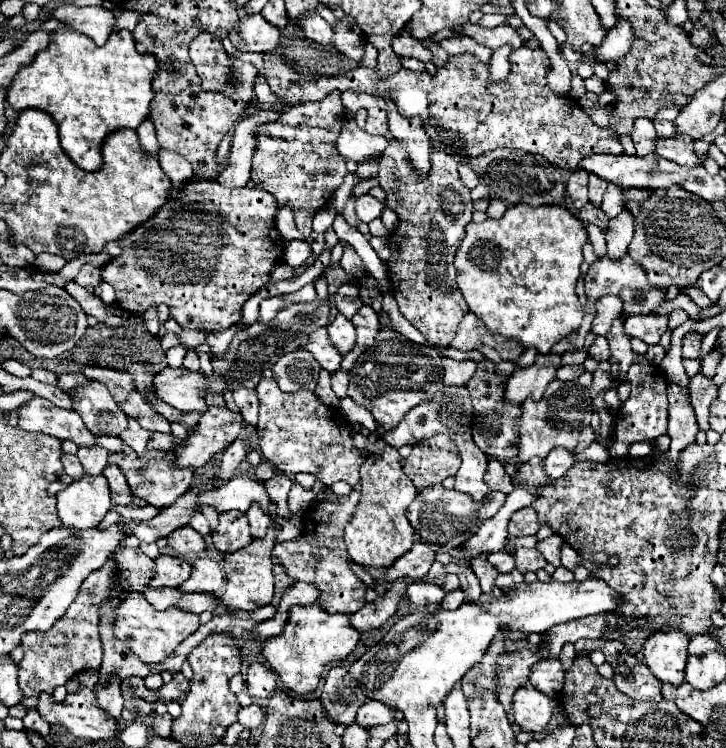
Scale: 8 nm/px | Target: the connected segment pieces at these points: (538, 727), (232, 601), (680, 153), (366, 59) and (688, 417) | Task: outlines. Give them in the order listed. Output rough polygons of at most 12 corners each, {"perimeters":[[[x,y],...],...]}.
{"perimeters":[[[525,684],[513,696],[523,730],[545,732],[553,698]],[[267,540],[225,554],[221,600],[257,610],[273,598]],[[691,136],[655,138],[655,154],[687,168],[699,164]],[[365,44],[361,58],[363,68],[377,66],[377,50],[373,44]],[[669,382],[669,456],[695,444],[699,432],[687,392]]]}

